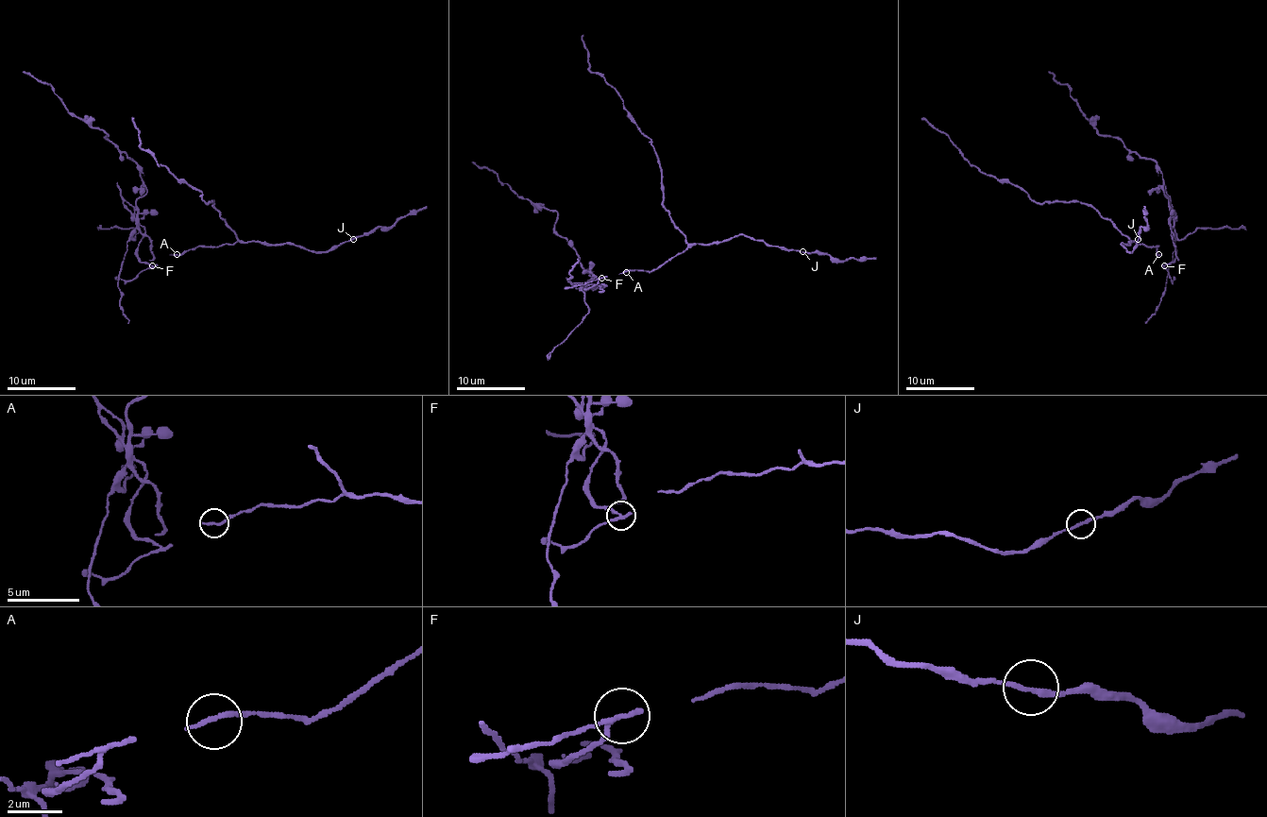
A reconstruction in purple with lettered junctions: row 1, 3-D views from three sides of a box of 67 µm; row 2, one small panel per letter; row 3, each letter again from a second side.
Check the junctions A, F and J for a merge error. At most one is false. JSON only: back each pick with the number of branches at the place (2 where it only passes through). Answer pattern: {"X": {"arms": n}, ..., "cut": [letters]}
{"F": {"arms": 2}, "cut": ["F"]}

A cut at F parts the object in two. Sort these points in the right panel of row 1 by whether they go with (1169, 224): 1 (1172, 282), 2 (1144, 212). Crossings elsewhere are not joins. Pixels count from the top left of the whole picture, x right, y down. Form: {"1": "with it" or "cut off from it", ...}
{"1": "cut off from it", "2": "cut off from it"}

